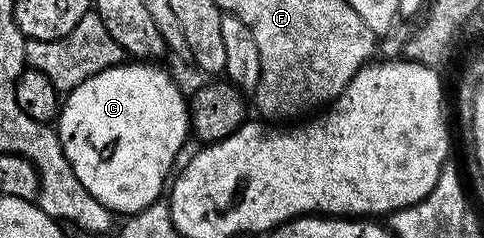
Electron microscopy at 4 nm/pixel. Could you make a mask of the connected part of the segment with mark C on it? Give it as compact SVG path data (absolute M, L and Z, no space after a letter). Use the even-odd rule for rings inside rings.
M125 62L102 70L67 93L58 112L62 150L66 150L66 158L70 158L74 174L78 174L78 182L113 214L131 214L161 199L177 167L176 155L190 140L189 101L180 93L171 74L156 64L159 63Z

